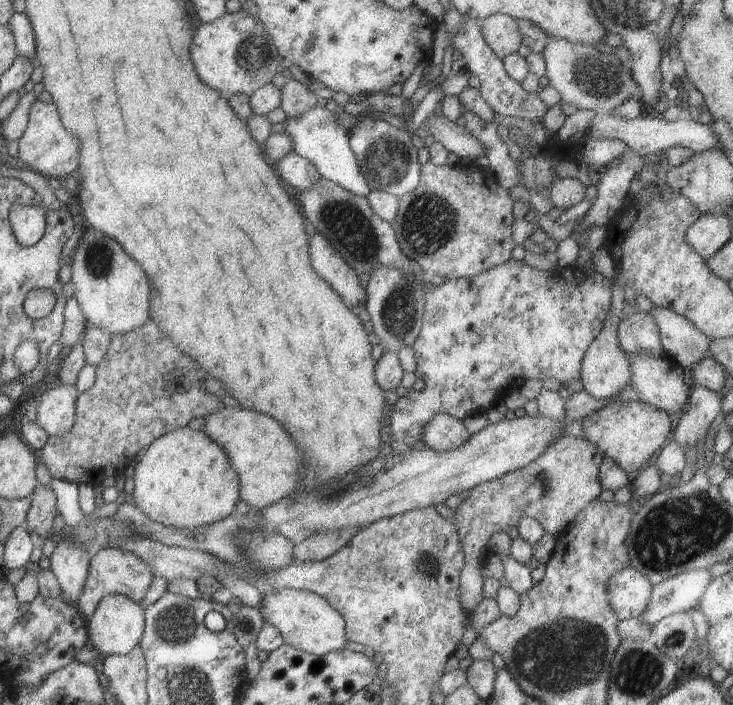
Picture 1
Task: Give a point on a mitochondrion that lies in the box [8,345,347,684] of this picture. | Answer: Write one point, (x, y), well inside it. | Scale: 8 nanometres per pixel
(236, 541)

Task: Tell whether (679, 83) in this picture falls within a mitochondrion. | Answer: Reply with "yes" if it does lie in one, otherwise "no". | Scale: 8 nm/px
no

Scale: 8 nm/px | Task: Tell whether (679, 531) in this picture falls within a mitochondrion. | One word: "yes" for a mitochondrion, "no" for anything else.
yes

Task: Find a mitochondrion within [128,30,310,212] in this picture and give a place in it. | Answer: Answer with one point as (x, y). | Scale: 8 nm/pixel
(252, 54)

